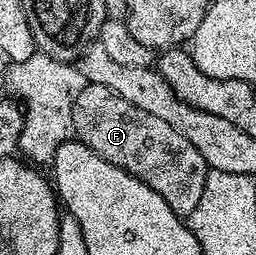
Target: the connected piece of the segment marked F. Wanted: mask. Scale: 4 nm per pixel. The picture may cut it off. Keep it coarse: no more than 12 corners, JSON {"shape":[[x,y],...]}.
{"shape":[[86,85],[85,147],[190,218],[209,170],[181,131]]}

